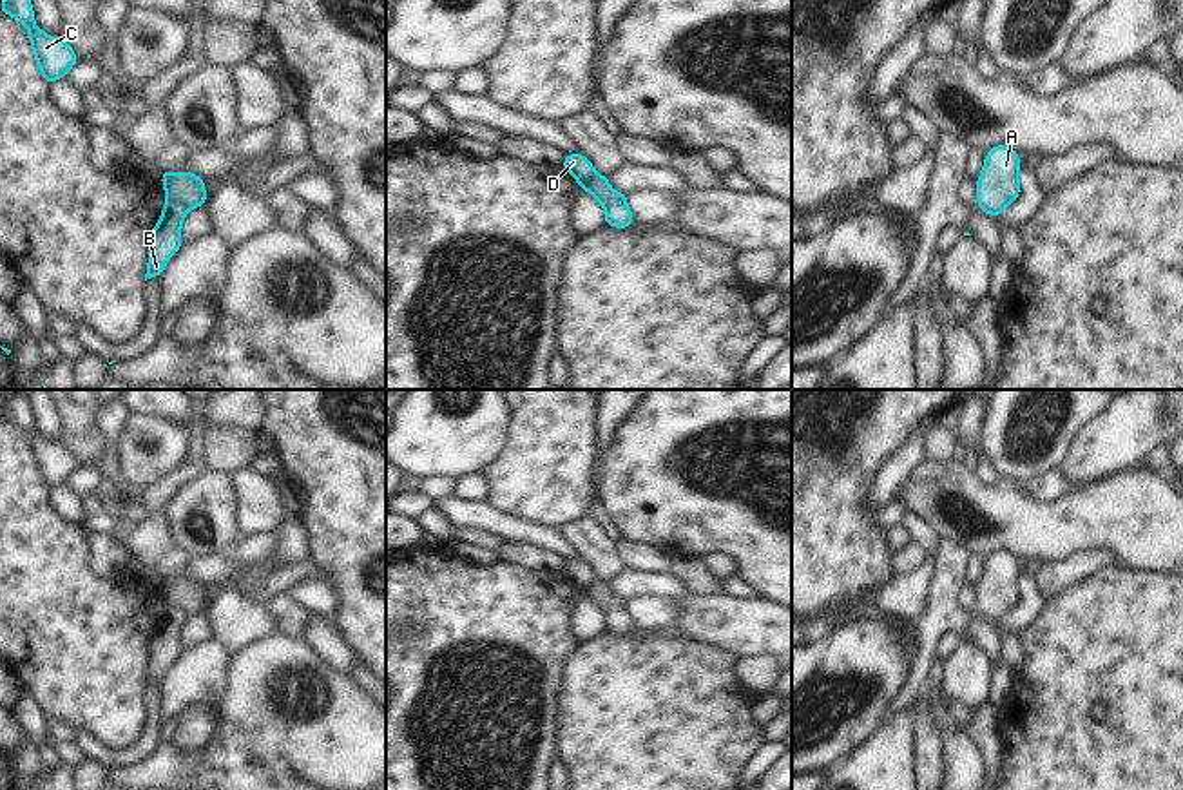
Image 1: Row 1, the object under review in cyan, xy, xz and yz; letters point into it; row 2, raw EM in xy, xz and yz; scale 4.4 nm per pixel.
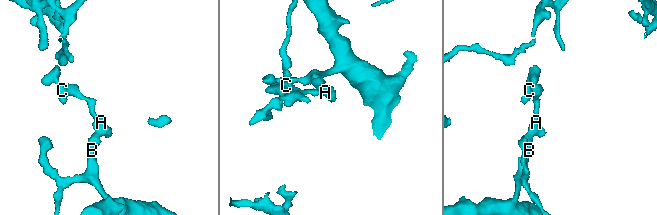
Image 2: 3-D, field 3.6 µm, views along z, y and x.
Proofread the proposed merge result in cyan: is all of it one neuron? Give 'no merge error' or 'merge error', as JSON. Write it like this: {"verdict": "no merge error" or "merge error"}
{"verdict": "merge error"}

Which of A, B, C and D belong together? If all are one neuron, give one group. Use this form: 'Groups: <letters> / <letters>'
Groups: A C / B D.

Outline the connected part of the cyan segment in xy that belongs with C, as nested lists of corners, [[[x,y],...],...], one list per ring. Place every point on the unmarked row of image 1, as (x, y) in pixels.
[[[13,390],[5,404],[0,408],[0,420],[5,417],[11,424],[22,428],[29,437],[31,455],[45,489],[65,484],[67,477],[80,466],[72,453],[47,438],[34,429],[34,417],[29,408],[31,390]]]

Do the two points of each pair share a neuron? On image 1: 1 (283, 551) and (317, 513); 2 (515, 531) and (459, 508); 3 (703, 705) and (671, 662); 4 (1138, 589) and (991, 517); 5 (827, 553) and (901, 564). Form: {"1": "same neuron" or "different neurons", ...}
{"1": "different neurons", "2": "same neuron", "3": "same neuron", "4": "different neurons", "5": "different neurons"}

